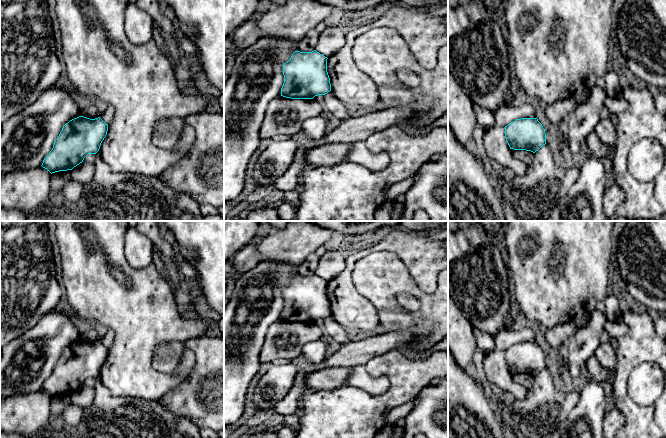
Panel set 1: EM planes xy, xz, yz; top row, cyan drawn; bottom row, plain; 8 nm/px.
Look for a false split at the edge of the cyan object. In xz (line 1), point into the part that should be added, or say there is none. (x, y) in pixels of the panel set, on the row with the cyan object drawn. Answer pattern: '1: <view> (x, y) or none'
1: none

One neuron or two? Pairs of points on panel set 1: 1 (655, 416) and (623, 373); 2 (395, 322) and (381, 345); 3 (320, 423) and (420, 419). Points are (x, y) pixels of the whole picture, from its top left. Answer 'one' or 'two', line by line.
1: one
2: two
3: two

